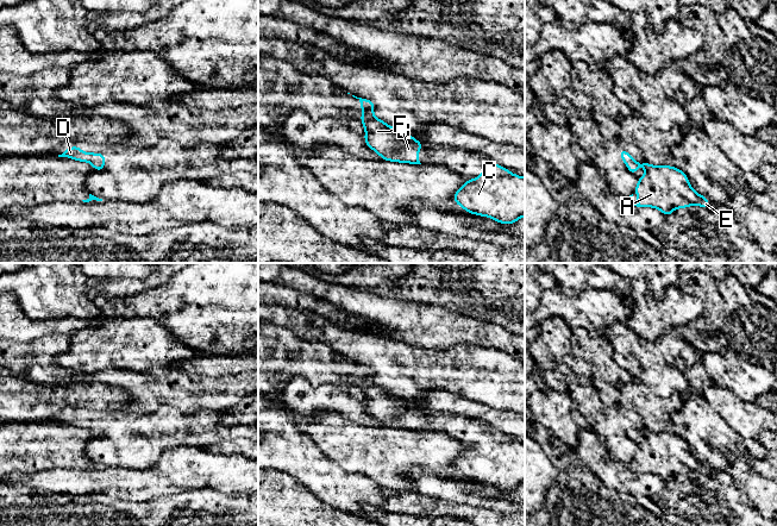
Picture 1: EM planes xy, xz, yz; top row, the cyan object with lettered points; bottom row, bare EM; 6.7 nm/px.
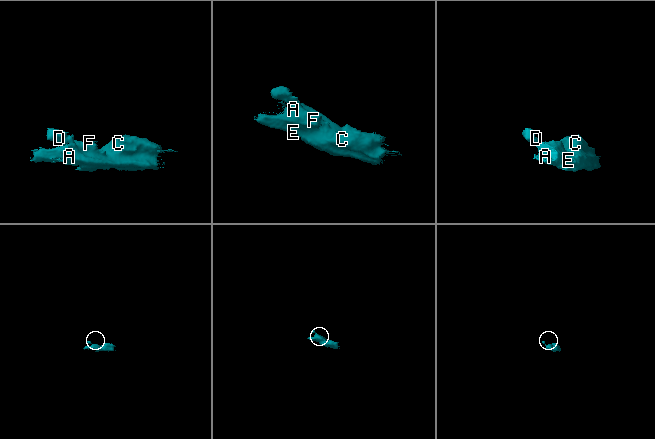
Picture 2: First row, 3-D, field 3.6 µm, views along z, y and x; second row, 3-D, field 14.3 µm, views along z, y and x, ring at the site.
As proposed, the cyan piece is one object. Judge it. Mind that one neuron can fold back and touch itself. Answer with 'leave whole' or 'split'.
split

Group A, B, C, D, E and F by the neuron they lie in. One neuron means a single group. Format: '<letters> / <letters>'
A B C E F / D

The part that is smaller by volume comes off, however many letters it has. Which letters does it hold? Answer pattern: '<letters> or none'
D

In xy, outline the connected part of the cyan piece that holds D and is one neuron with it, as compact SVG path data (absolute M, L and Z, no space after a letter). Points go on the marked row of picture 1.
M79 146L67 148L62 155L58 155L58 157L68 157L81 162L99 164L104 164L106 159L104 154L87 154L83 152Z

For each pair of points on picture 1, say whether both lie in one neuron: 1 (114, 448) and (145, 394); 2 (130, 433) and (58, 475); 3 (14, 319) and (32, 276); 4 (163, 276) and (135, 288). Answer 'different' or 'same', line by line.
1: different
2: different
3: different
4: same

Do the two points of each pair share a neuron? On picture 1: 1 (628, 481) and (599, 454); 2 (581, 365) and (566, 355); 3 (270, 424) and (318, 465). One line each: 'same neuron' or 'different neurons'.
1: same neuron
2: same neuron
3: same neuron

